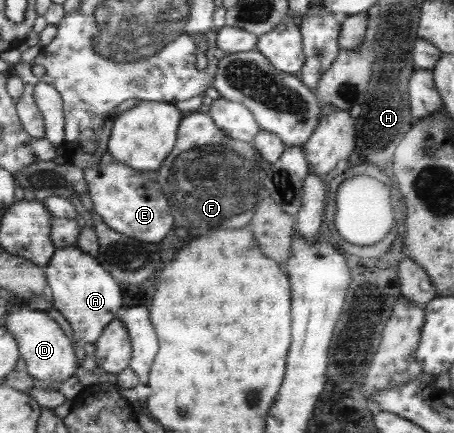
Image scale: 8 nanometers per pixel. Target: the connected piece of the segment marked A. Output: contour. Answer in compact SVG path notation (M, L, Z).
M77 247L56 249L45 266L47 284L53 293L53 306L73 328L79 343L93 343L101 337L103 328L123 310L123 293L119 282L97 261Z

